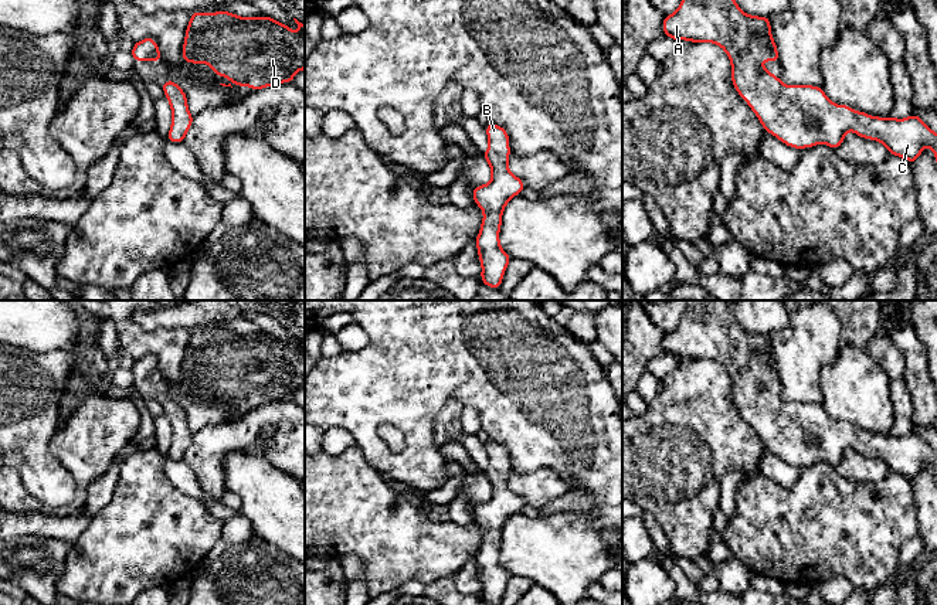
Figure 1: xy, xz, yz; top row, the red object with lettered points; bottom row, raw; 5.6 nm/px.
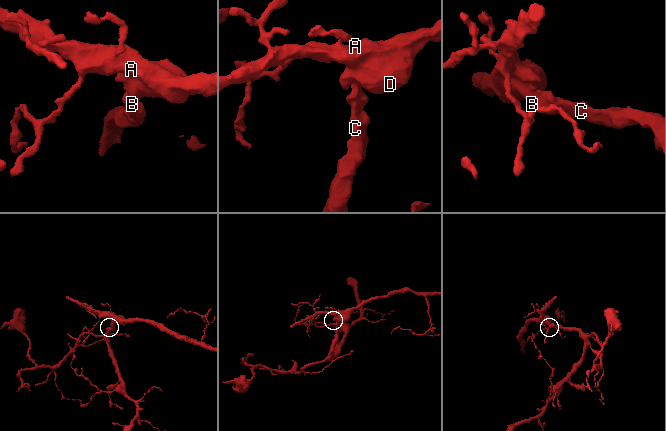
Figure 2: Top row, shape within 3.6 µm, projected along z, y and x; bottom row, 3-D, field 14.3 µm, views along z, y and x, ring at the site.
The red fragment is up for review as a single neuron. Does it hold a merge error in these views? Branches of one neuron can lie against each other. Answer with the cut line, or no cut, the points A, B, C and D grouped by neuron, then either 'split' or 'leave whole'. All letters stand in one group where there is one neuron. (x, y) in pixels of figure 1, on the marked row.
no cut; A B C D; leave whole

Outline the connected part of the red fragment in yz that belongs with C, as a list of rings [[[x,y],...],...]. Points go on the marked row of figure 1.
[[[682,0],[672,16],[662,23],[666,37],[676,41],[714,43],[720,45],[731,62],[731,81],[740,96],[757,115],[764,129],[787,146],[795,149],[812,147],[819,143],[838,149],[848,130],[858,136],[877,140],[890,154],[914,163],[921,150],[928,146],[937,162],[937,133],[917,115],[906,119],[877,118],[853,111],[846,105],[835,105],[822,88],[812,85],[784,85],[761,61],[780,61],[777,45],[771,37],[770,17],[748,16],[739,9],[736,0]]]

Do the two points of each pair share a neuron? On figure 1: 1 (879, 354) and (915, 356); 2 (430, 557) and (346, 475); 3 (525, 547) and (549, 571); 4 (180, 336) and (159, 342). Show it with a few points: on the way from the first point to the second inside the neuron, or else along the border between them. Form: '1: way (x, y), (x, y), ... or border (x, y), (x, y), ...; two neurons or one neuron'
1: border (888, 333), (905, 357), (903, 377); two neurons
2: way (408, 539), (366, 496); one neuron
3: way (530, 553), (543, 566); one neuron
4: way (175, 337), (165, 342); one neuron

